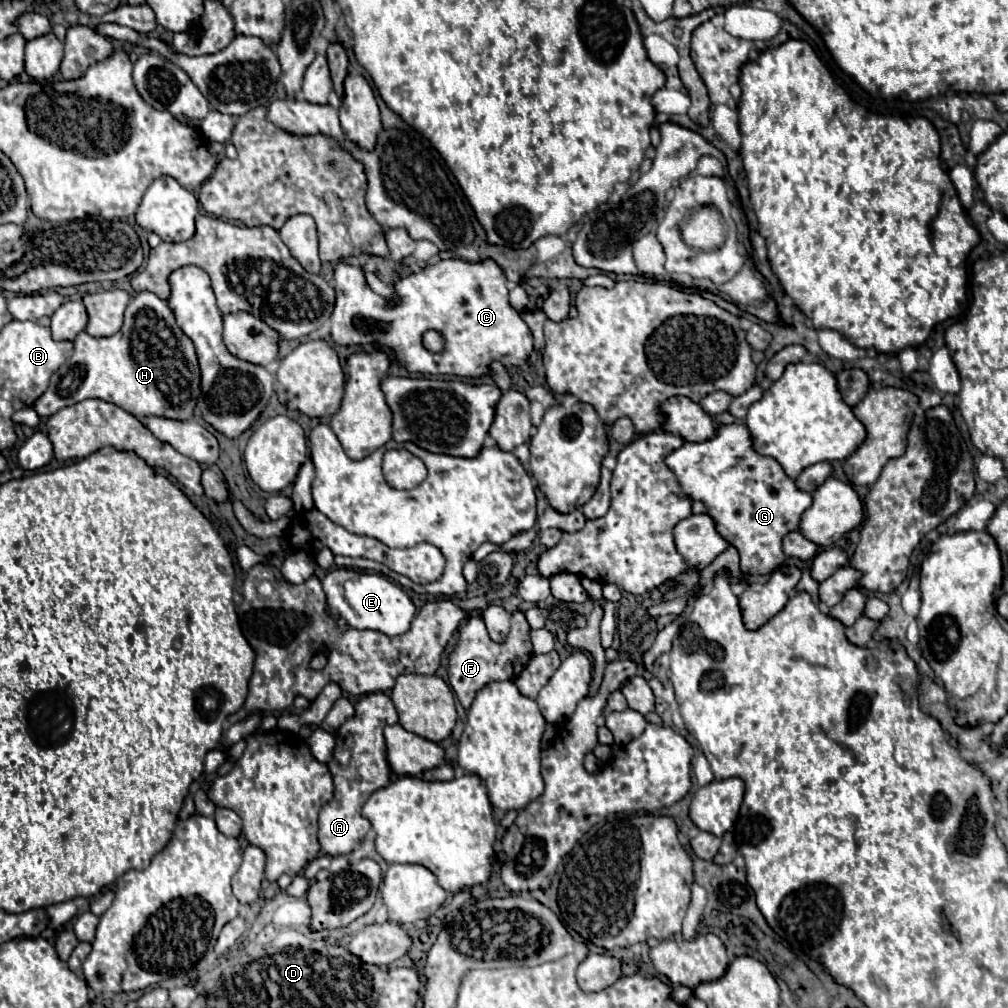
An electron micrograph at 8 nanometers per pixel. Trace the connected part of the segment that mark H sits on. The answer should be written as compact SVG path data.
M139 292L125 310L123 328L109 338L93 338L81 332L75 338L73 356L51 376L47 392L35 402L41 418L53 416L65 406L87 398L113 402L137 418L161 416L191 420L201 396L201 370L195 346L177 326L173 310L153 292Z

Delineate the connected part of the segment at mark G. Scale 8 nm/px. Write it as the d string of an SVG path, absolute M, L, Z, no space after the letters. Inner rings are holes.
M727 424L719 426L715 436L705 442L685 442L681 448L669 452L665 456L665 464L673 470L681 492L679 496L687 496L689 500L701 500L707 506L707 514L713 518L717 532L733 544L741 556L741 570L747 574L769 574L785 562L785 554L781 552L781 540L785 532L793 532L799 526L801 514L811 504L811 494L801 492L795 482L783 472L777 460L769 456L761 456L751 448L749 430L743 424Z

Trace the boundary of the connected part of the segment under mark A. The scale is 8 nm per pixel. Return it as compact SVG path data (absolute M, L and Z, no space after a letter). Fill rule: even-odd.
M383 692L377 694L367 694L363 696L357 704L355 704L355 716L349 718L339 730L339 744L345 748L341 748L341 752L337 754L337 746L333 752L333 758L329 760L329 770L335 782L335 796L329 804L325 804L325 808L321 810L319 816L319 842L323 852L327 852L329 856L341 856L341 854L349 854L355 844L361 842L361 838L369 832L371 824L369 820L365 820L361 816L361 808L365 804L365 800L377 790L377 788L385 788L385 784L389 784L391 780L391 768L387 764L387 748L385 748L385 738L383 738L383 728L397 724L397 710L393 706L393 700L389 696L385 696Z

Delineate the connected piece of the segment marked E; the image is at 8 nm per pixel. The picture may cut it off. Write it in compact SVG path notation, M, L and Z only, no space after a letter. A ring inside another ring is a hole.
M331 568L323 578L323 590L327 594L327 612L335 620L345 620L349 628L377 630L387 636L399 636L409 630L415 616L411 598L397 584L379 574L357 572L351 568Z

